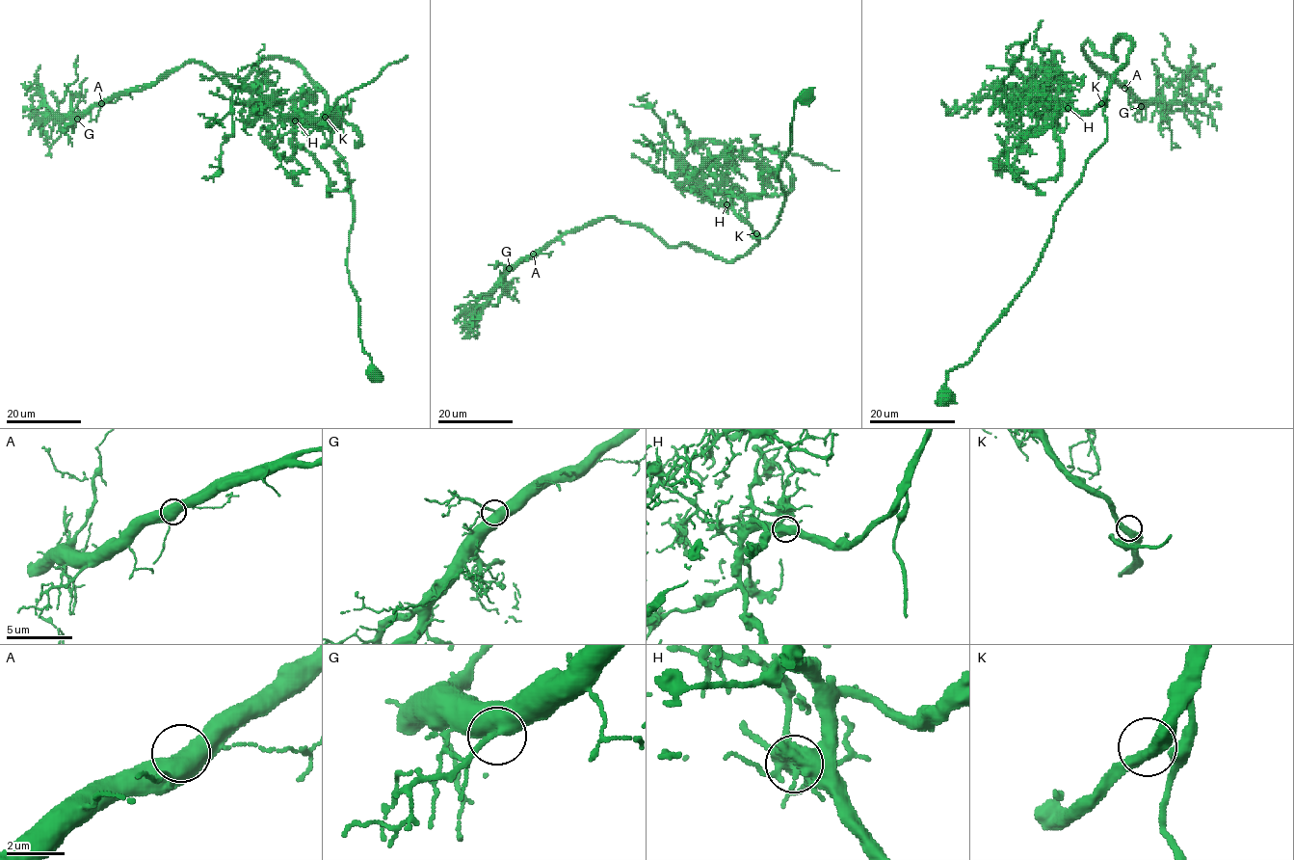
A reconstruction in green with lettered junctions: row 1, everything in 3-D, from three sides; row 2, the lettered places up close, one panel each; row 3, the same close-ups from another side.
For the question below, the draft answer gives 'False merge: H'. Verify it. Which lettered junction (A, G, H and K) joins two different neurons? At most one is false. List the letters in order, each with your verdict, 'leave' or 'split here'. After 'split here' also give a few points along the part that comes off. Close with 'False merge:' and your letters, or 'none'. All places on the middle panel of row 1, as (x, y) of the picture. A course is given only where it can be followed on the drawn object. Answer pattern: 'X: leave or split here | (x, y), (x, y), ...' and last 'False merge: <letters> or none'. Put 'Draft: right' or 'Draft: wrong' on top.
Draft: right
A: leave
G: leave
H: split here | (726, 203), (721, 187), (731, 148), (703, 139), (703, 165), (669, 177), (662, 173), (664, 151), (633, 141)
K: leave
False merge: H

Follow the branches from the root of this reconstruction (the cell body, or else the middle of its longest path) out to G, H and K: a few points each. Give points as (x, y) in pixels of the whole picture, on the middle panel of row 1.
G: (806, 97), (795, 101), (779, 174), (779, 223), (752, 235), (745, 255), (667, 246), (603, 217), (509, 268)
H: (806, 97), (794, 104), (790, 148), (779, 174), (785, 201), (776, 228), (754, 238), (726, 203)
K: (806, 97), (795, 101), (790, 148), (779, 174), (785, 193), (779, 223), (765, 238), (752, 236), (756, 233)

